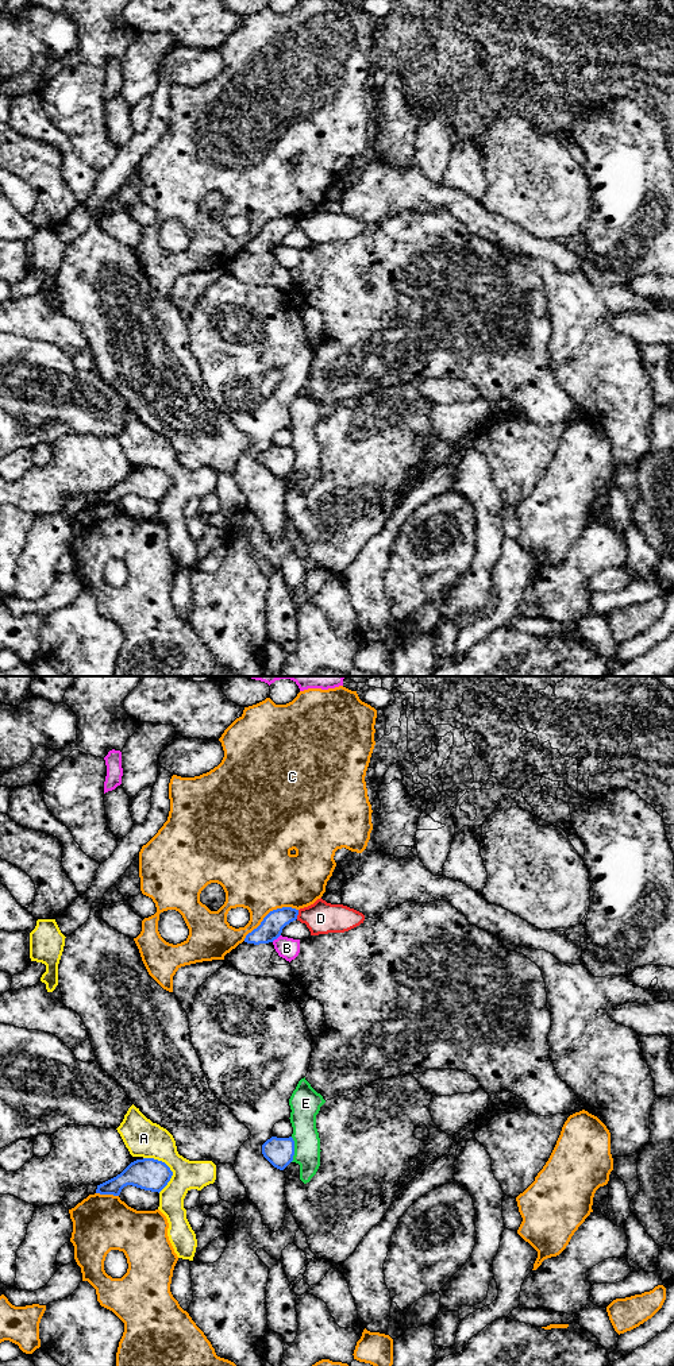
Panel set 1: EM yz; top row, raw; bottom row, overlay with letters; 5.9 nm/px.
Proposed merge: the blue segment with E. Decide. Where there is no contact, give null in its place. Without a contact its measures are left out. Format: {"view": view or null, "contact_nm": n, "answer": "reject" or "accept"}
{"view": "yz", "contact_nm": 150, "answer": "reject"}

